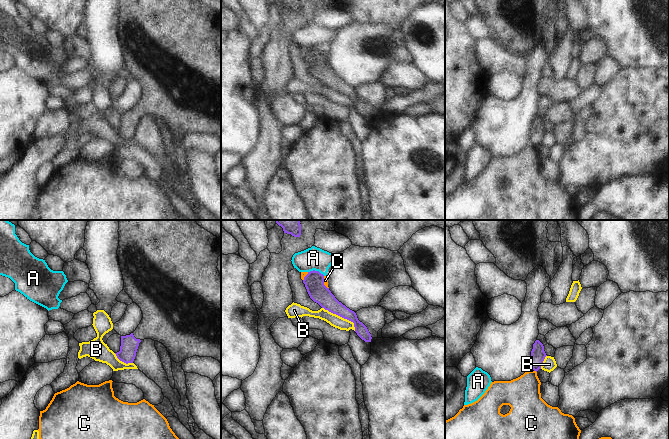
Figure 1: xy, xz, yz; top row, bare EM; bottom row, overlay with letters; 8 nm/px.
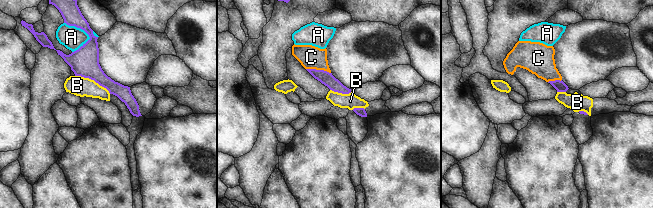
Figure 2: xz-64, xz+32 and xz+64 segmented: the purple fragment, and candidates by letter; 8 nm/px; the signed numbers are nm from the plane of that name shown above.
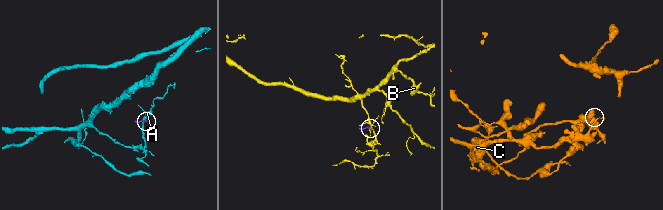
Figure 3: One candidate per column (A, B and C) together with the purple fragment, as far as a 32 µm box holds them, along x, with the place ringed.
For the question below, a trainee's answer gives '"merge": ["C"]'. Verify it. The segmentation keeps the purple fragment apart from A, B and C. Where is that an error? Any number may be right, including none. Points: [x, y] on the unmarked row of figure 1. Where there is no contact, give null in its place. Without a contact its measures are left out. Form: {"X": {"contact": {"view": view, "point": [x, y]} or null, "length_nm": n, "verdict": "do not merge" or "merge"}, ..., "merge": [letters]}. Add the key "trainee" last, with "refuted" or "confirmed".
{"A": {"contact": {"view": "xz", "point": [316, 47]}, "length_nm": 140, "verdict": "do not merge"}, "B": {"contact": {"view": "xz", "point": [341, 92]}, "length_nm": 320, "verdict": "do not merge"}, "C": {"contact": {"view": "xz", "point": [323, 58]}, "length_nm": 110, "verdict": "do not merge"}, "merge": [], "trainee": "refuted"}

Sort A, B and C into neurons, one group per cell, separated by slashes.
A / B / C

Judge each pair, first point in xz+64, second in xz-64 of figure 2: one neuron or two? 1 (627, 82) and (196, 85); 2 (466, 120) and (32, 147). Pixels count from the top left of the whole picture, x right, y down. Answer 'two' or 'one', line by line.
1: two
2: two

